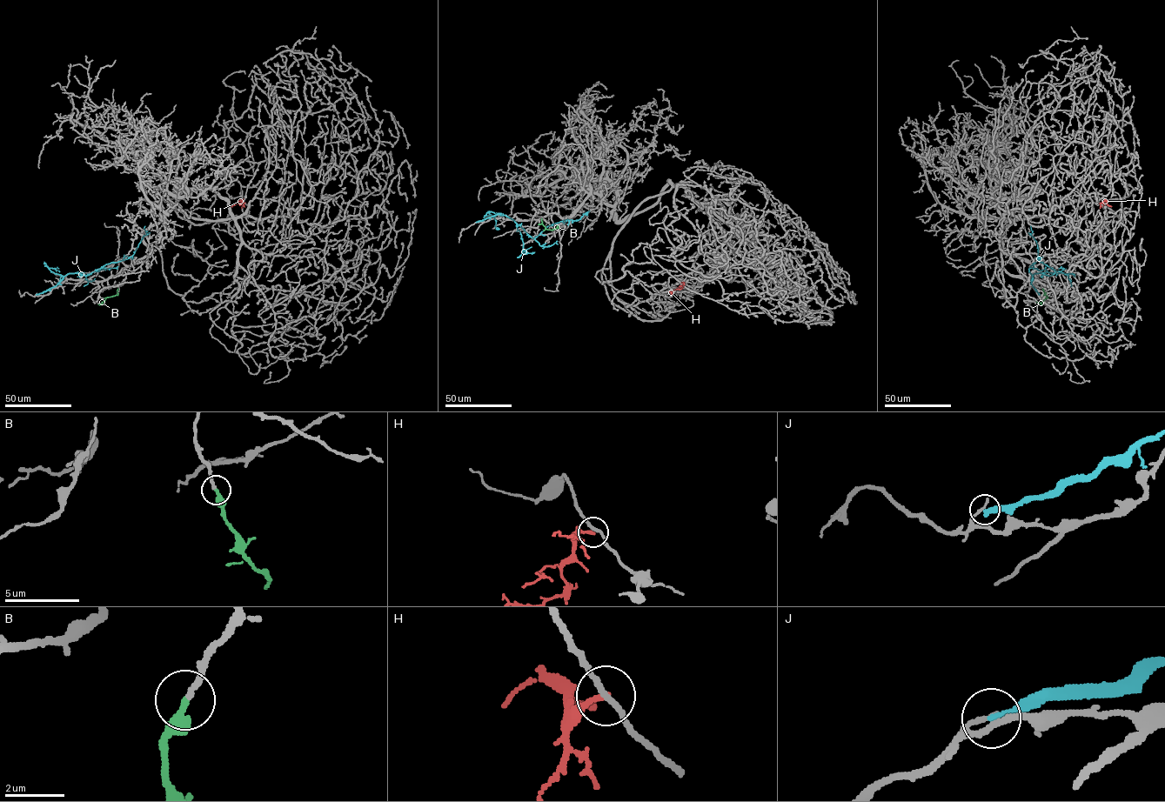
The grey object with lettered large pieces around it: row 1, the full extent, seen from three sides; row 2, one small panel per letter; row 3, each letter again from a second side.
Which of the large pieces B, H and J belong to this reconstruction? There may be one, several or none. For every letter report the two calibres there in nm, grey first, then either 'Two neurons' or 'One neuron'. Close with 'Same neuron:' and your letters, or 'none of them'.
B: Thickness 200 nm (grey) against 340 nm. One neuron
H: Thickness 200 nm (grey) against 190 nm. Two neurons
J: Thickness 180 nm (grey) against 280 nm. Two neurons
Same neuron: B

